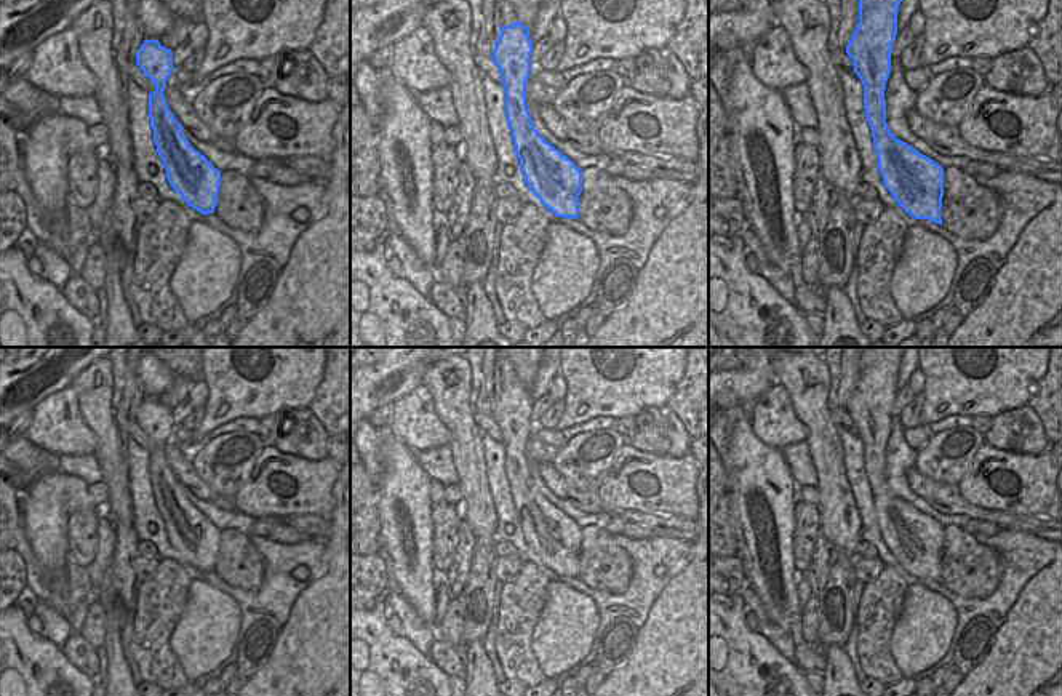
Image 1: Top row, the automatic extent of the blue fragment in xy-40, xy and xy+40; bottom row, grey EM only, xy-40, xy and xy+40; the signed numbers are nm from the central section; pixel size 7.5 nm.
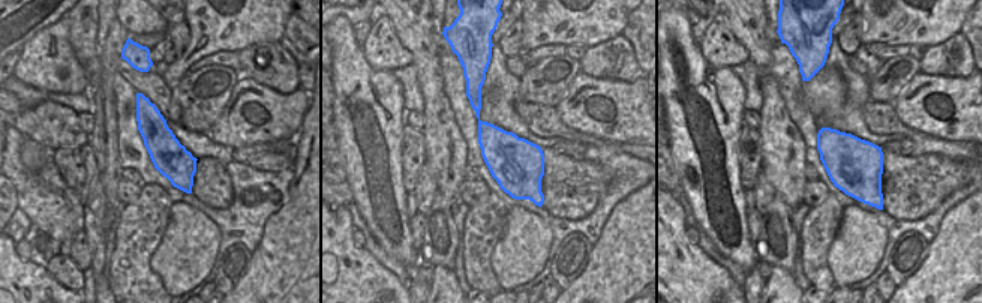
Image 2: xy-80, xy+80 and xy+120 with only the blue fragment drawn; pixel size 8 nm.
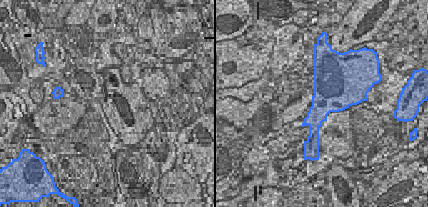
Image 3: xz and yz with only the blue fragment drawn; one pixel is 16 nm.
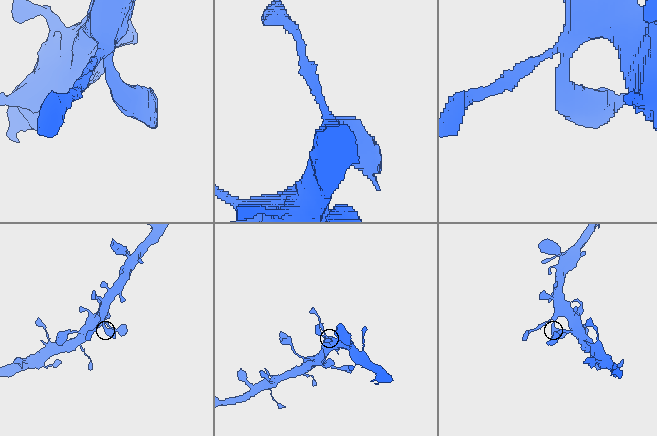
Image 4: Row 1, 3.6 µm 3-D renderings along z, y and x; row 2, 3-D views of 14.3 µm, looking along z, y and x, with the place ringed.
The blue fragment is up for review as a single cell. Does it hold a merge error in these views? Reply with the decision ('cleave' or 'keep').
keep

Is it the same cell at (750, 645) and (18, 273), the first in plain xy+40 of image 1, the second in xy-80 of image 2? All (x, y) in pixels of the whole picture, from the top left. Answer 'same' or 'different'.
same

